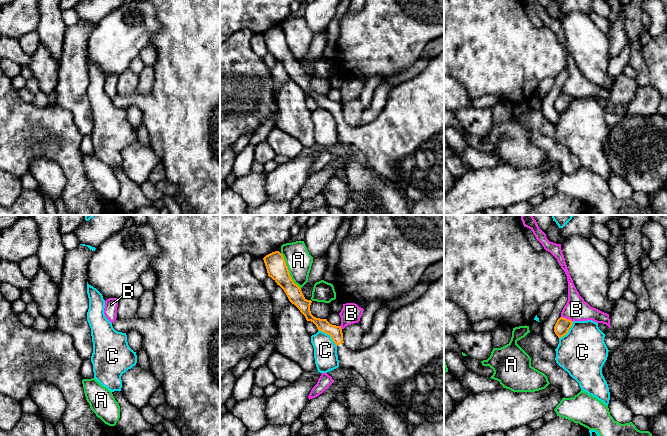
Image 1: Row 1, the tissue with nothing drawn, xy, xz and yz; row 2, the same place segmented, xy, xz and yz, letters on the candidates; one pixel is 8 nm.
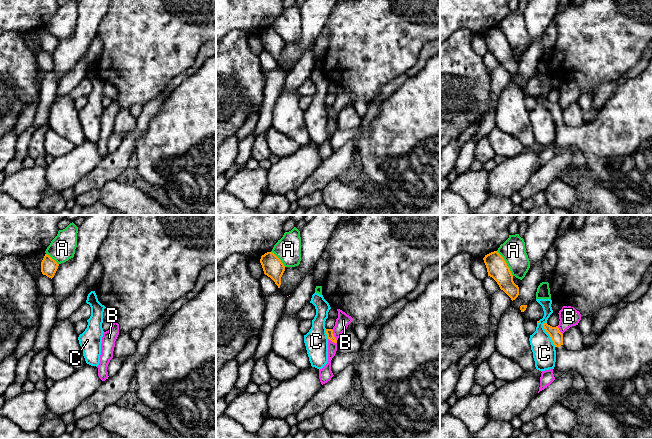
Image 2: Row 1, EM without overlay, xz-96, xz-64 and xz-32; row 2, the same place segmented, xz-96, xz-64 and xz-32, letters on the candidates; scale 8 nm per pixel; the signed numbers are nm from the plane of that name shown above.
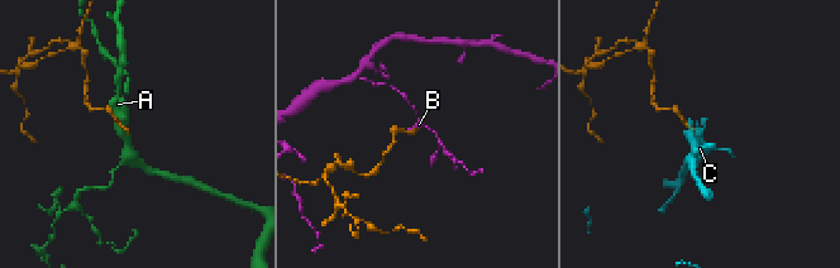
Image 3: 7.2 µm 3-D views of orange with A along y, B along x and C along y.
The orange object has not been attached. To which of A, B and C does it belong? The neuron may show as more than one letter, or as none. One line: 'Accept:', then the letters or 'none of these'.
Accept: none of these

